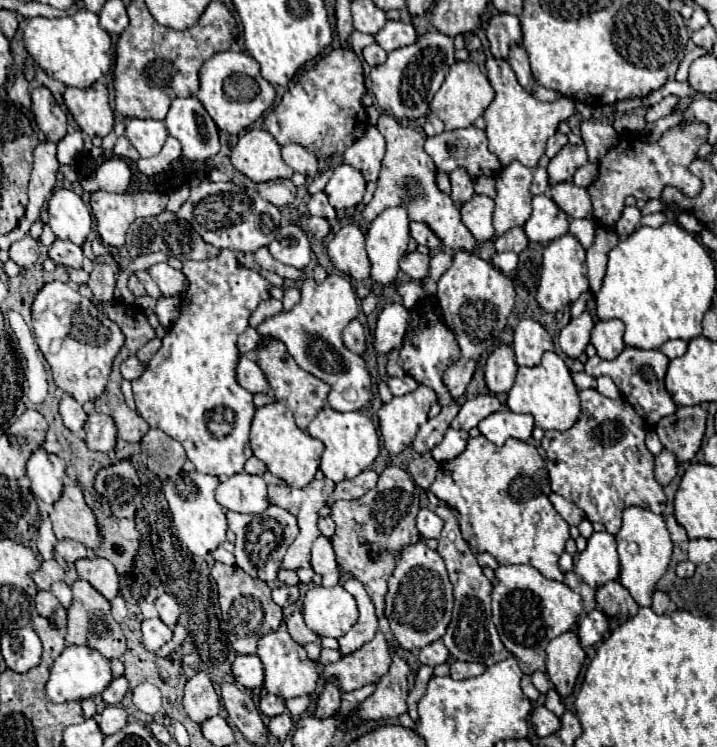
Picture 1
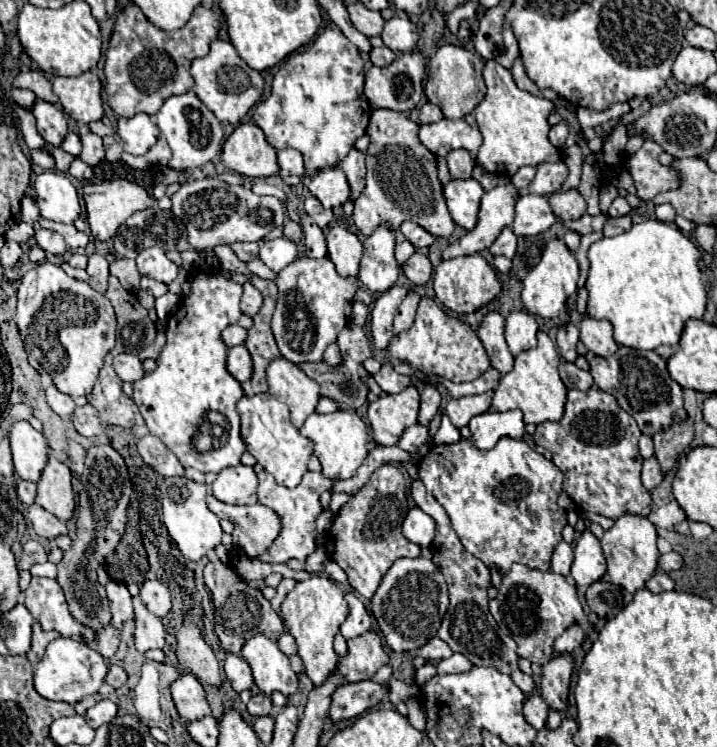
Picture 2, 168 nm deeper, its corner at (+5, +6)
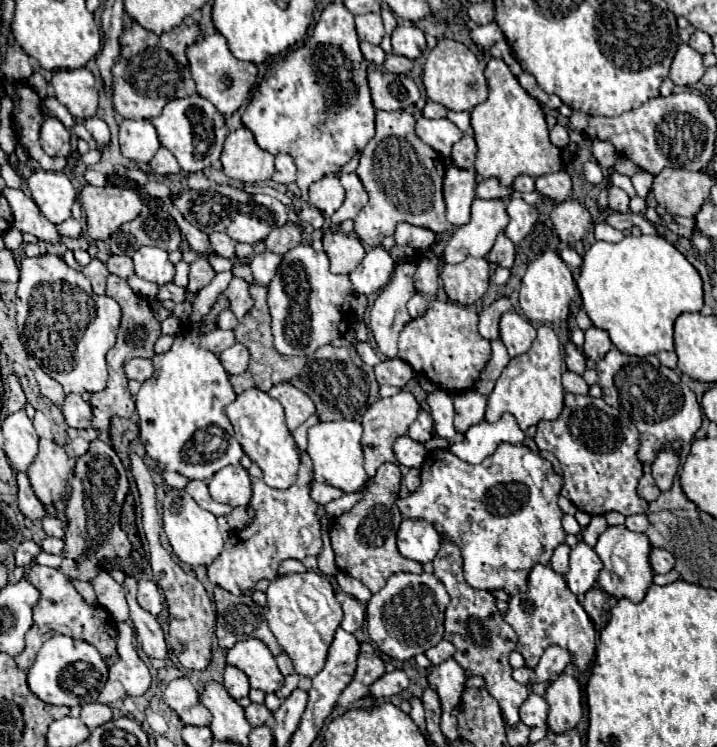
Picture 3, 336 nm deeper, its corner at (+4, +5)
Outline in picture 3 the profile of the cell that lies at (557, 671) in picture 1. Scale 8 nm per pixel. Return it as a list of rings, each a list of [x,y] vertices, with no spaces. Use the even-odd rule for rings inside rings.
[[[560,673],[546,689],[544,697],[550,705],[548,727],[552,731],[568,731],[578,725],[582,717],[580,685],[572,675]]]

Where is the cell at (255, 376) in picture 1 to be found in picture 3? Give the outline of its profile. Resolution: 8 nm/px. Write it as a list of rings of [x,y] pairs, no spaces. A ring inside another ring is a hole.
[[[236,343],[220,353],[222,367],[228,371],[228,375],[242,375],[248,369],[250,353],[242,343]]]

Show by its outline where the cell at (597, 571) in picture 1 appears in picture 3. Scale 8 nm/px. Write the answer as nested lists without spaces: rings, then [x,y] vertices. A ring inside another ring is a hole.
[[[580,541],[570,553],[570,571],[566,575],[570,591],[582,597],[588,589],[592,589],[600,571],[602,571],[602,561],[596,555],[594,547]]]

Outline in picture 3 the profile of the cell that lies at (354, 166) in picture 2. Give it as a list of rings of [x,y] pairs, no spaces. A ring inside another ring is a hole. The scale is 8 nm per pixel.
[[[356,173],[340,175],[340,181],[346,189],[346,199],[344,199],[342,207],[332,215],[332,223],[342,223],[346,219],[354,219],[358,215],[358,211],[368,203],[368,193]]]

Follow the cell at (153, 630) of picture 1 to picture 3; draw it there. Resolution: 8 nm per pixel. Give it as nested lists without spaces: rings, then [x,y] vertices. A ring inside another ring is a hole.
[[[134,577],[126,579],[124,591],[126,591],[126,601],[130,605],[130,619],[134,623],[136,637],[138,637],[138,643],[142,645],[142,651],[148,657],[166,659],[168,645],[164,641],[164,631],[162,631],[160,623],[156,621],[156,617],[152,617],[146,609],[142,609],[138,605],[138,601],[136,601],[136,579]]]

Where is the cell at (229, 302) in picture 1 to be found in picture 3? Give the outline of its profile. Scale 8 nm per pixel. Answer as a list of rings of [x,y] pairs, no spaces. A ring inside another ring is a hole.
[[[224,293],[218,295],[210,313],[204,315],[198,323],[184,325],[182,331],[174,337],[174,343],[168,353],[154,355],[154,375],[146,379],[136,395],[136,411],[140,415],[140,439],[146,447],[146,453],[156,459],[164,469],[178,471],[188,479],[210,479],[216,471],[226,465],[238,465],[244,455],[240,443],[234,439],[234,429],[226,417],[226,407],[236,399],[228,373],[224,371],[218,355],[200,345],[200,337],[218,329],[218,315],[230,309],[230,301]],[[208,425],[222,427],[228,435],[228,451],[216,461],[190,463],[184,459],[184,445],[192,439],[194,431]]]

